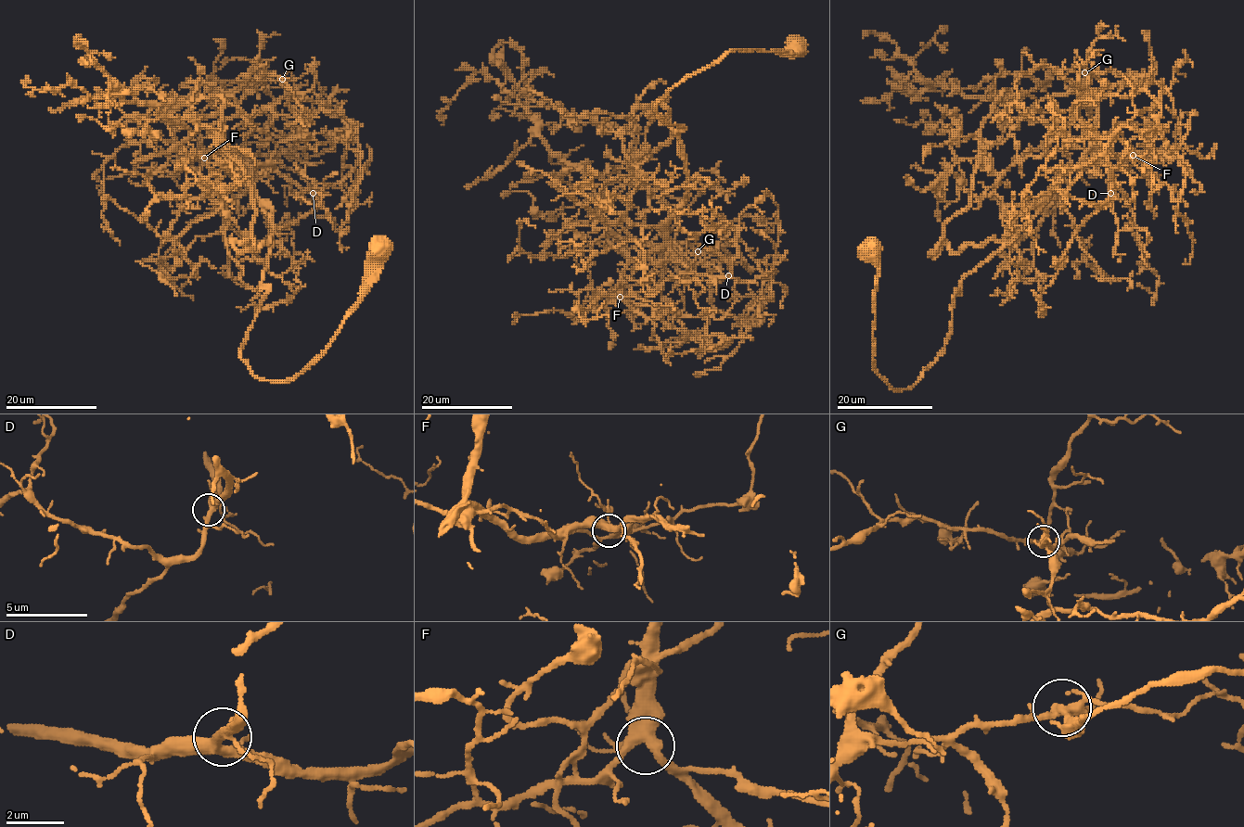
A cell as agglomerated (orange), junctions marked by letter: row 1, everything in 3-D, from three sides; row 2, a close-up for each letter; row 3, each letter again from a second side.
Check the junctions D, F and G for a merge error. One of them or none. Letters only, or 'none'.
G

